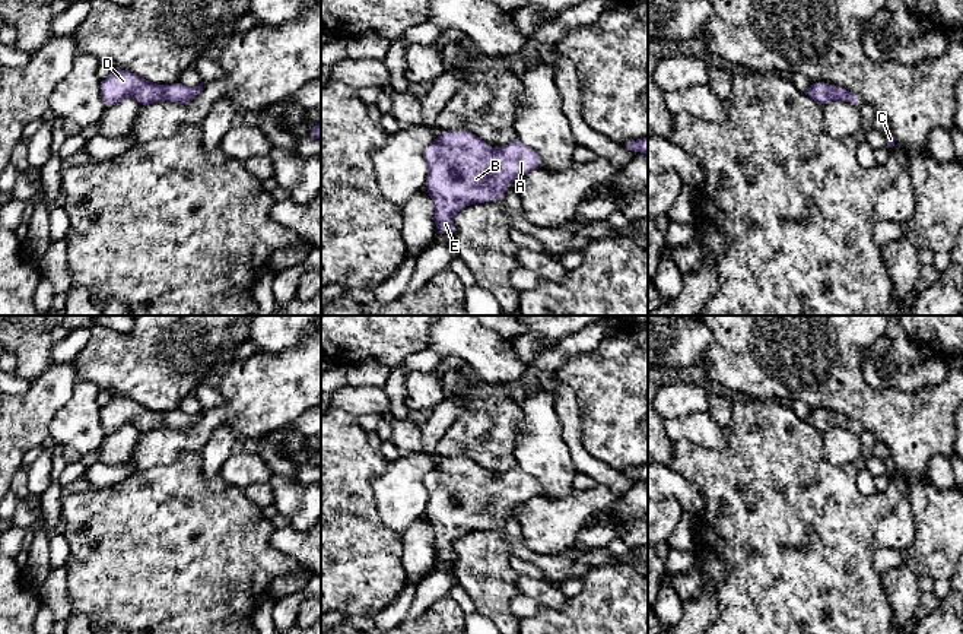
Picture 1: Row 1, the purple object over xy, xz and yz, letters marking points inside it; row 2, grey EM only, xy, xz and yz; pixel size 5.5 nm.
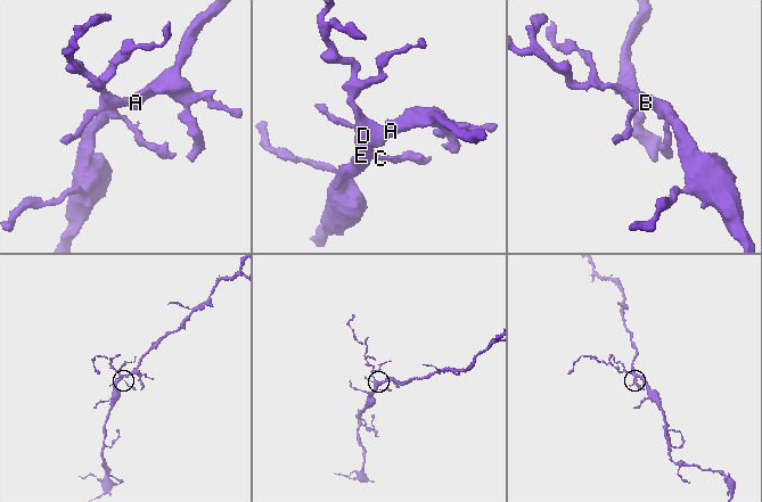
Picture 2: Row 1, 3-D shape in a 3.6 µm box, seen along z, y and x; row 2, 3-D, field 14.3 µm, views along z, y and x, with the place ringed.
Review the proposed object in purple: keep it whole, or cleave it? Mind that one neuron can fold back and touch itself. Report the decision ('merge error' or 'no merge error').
no merge error

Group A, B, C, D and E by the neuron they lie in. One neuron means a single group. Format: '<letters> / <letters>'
A B C D E

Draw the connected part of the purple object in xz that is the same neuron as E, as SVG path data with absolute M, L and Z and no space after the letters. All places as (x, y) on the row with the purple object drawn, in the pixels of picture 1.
M463 129L441 133L425 149L425 159L429 167L425 190L429 191L435 203L436 231L452 238L457 231L452 216L461 207L502 197L515 178L541 167L538 153L525 146L519 139L512 140L498 152L480 137Z

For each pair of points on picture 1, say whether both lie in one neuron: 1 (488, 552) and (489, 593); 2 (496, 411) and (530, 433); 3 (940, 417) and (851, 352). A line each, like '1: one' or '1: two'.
1: one
2: two
3: one

